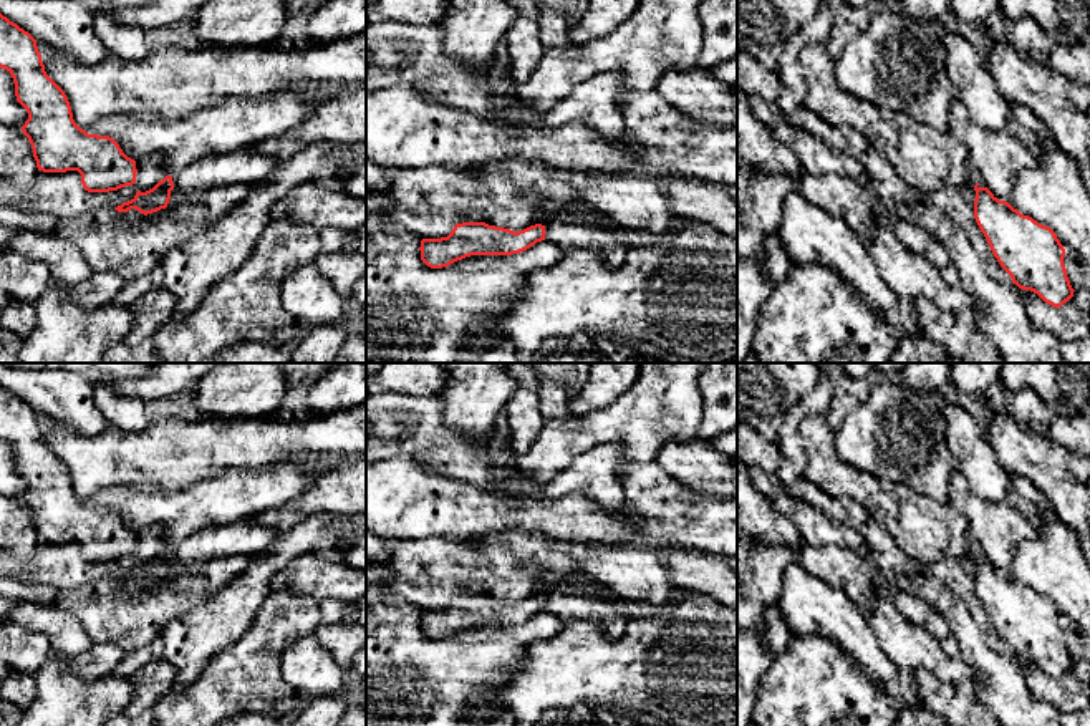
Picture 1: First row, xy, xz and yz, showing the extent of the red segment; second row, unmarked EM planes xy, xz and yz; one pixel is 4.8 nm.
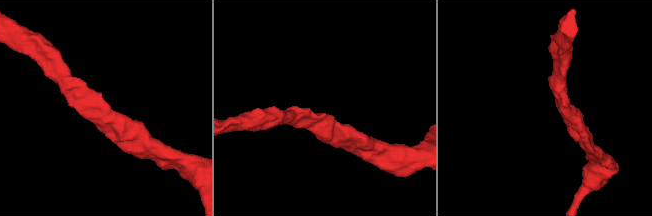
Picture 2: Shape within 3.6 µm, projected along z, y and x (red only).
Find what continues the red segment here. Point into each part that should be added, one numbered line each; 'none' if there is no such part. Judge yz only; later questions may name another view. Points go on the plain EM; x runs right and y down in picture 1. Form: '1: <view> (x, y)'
none

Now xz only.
none

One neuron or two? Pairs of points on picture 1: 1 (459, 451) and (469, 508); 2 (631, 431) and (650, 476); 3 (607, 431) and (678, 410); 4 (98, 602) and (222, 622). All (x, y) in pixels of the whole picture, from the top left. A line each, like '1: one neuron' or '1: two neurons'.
1: two neurons
2: two neurons
3: one neuron
4: two neurons

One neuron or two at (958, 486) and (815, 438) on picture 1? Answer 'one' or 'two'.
two

